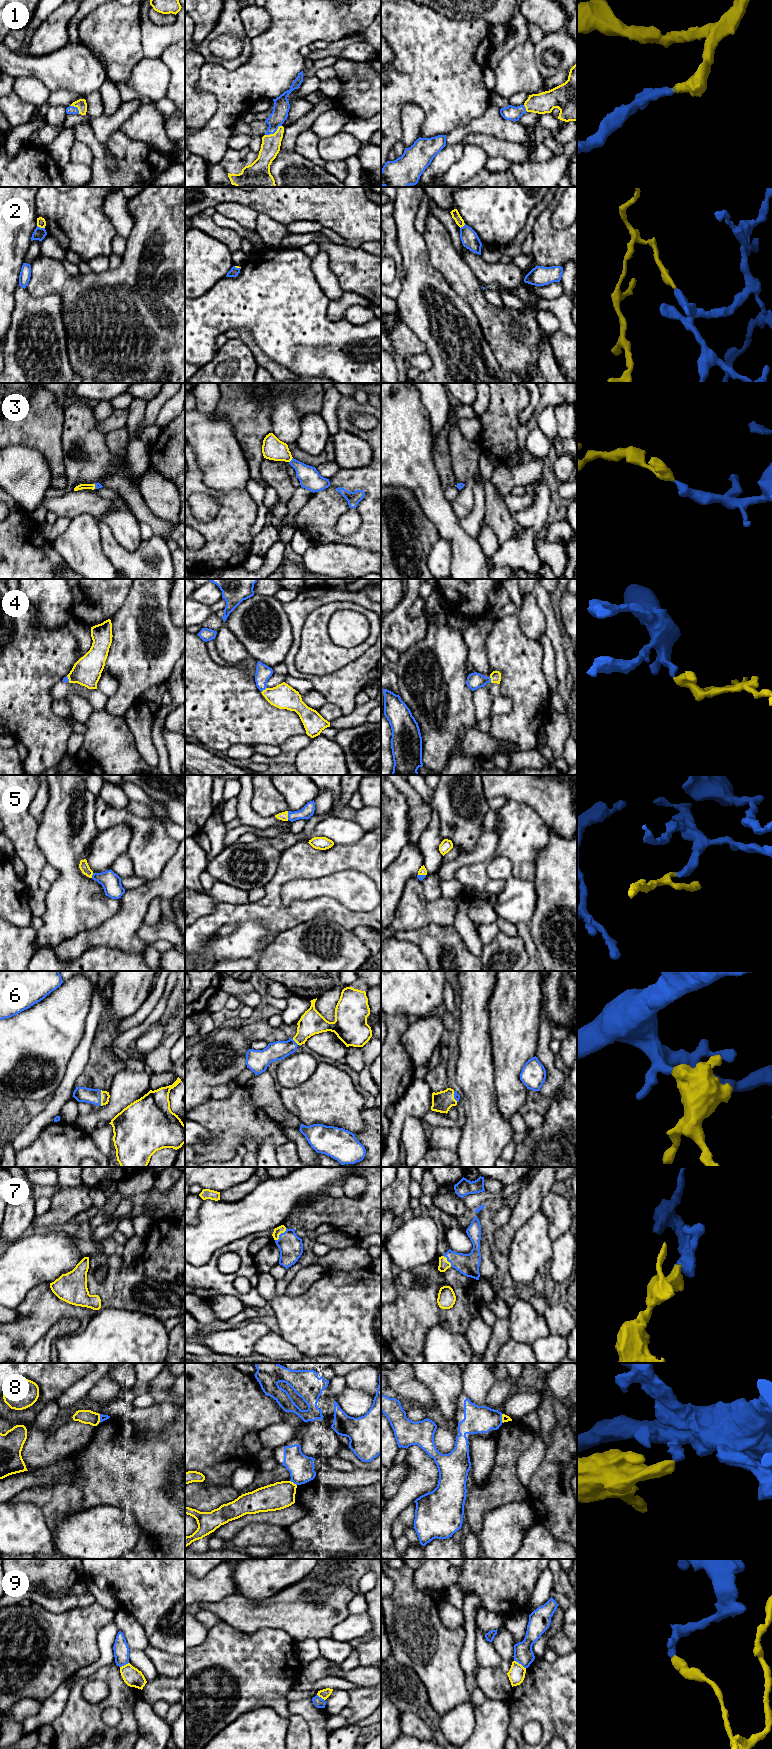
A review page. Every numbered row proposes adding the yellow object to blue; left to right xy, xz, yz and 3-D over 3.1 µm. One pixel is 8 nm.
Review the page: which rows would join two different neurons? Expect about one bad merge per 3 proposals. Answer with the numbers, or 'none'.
2, 8, 9

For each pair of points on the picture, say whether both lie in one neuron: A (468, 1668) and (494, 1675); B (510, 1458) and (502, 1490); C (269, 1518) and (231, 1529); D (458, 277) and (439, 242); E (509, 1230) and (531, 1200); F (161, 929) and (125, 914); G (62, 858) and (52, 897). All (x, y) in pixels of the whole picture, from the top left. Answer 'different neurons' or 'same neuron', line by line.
A: different neurons
B: same neuron
C: same neuron
D: same neuron
E: same neuron
F: different neurons
G: same neuron

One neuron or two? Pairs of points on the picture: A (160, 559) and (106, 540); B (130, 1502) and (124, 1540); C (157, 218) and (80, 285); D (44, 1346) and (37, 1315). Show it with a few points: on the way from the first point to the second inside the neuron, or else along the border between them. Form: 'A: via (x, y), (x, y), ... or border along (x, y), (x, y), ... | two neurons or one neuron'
A: via (147, 559), (125, 559), (119, 553) | one neuron
B: border along (106, 1505), (120, 1507), (129, 1511), (143, 1528) | two neurons
C: via (143, 242), (139, 255), (109, 285), (104, 285) | one neuron
D: border along (58, 1320), (26, 1352) | two neurons

